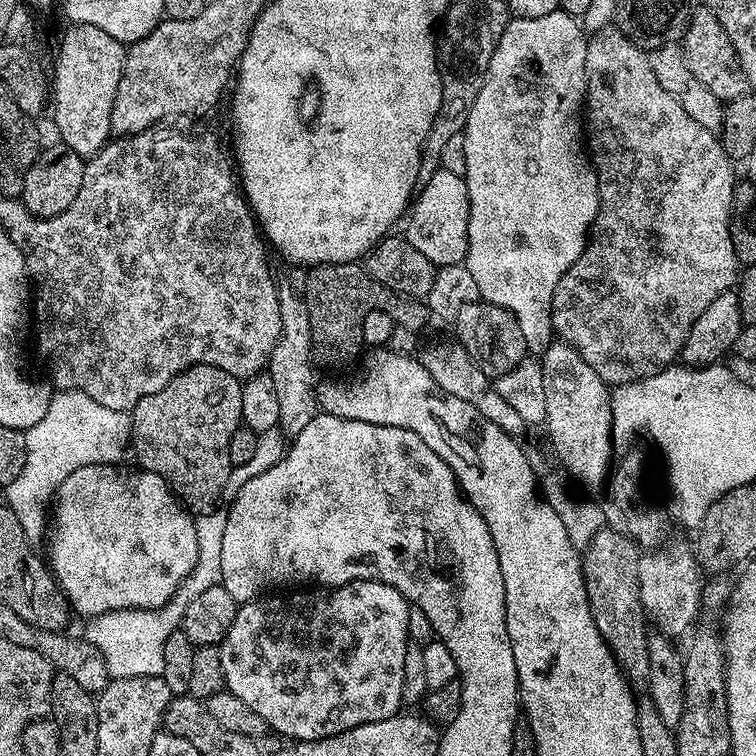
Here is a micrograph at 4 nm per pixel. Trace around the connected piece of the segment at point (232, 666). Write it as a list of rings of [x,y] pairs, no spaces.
[[[360,580],[352,587],[344,588],[344,591],[335,595],[319,595],[314,598],[289,600],[284,594],[278,596],[265,595],[241,604],[236,609],[234,626],[226,634],[224,641],[218,646],[222,658],[222,674],[224,675],[224,687],[227,691],[238,694],[254,714],[266,718],[269,729],[277,737],[292,736],[293,741],[303,742],[306,740],[321,740],[327,736],[337,736],[354,726],[362,726],[370,722],[385,720],[397,715],[401,711],[404,699],[402,698],[402,674],[406,666],[406,650],[410,643],[408,638],[408,609],[410,607],[404,595],[394,586],[383,584],[377,580]]]

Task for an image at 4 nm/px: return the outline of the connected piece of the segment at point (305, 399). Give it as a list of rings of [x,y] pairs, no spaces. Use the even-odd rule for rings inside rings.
[[[286,286],[280,288],[278,312],[282,314],[282,330],[272,353],[268,355],[266,374],[274,382],[274,390],[278,394],[279,427],[285,437],[294,438],[302,434],[310,422],[318,415],[316,402],[316,386],[318,376],[312,373],[312,335],[310,334],[310,314],[306,310],[306,302],[299,291],[291,292]]]

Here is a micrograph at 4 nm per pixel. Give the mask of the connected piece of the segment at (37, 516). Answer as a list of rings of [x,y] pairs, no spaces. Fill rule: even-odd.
[[[60,390],[53,395],[50,410],[46,410],[42,422],[34,422],[34,426],[24,432],[26,466],[22,466],[22,474],[18,474],[18,478],[14,478],[14,482],[10,482],[3,489],[3,499],[20,520],[29,541],[36,542],[39,536],[41,539],[45,535],[50,524],[50,505],[64,479],[87,464],[119,465],[123,461],[120,459],[124,456],[124,448],[126,452],[129,447],[131,435],[132,417],[128,412],[110,410],[110,406],[102,406],[102,402],[94,402],[94,398],[75,390]]]

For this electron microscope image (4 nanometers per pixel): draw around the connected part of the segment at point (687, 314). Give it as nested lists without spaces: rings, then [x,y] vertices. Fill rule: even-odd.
[[[615,26],[601,28],[588,36],[586,82],[588,83],[586,148],[598,178],[600,205],[578,262],[574,262],[574,266],[570,266],[566,274],[562,274],[554,290],[552,331],[563,343],[574,346],[574,350],[578,350],[586,366],[590,366],[590,370],[594,370],[598,378],[602,378],[609,386],[615,386],[645,380],[647,376],[658,374],[663,368],[669,367],[679,357],[682,346],[690,334],[690,326],[698,322],[698,314],[702,314],[702,310],[706,310],[706,306],[710,306],[710,302],[714,302],[718,294],[733,291],[738,280],[738,261],[730,226],[732,225],[732,193],[737,186],[738,177],[732,173],[734,160],[720,145],[719,135],[706,130],[706,126],[698,126],[698,122],[694,122],[694,118],[690,118],[690,114],[686,114],[686,110],[682,110],[682,106],[674,102],[670,93],[662,90],[658,78],[654,78],[654,70],[650,70],[648,52],[626,39],[619,28]]]

